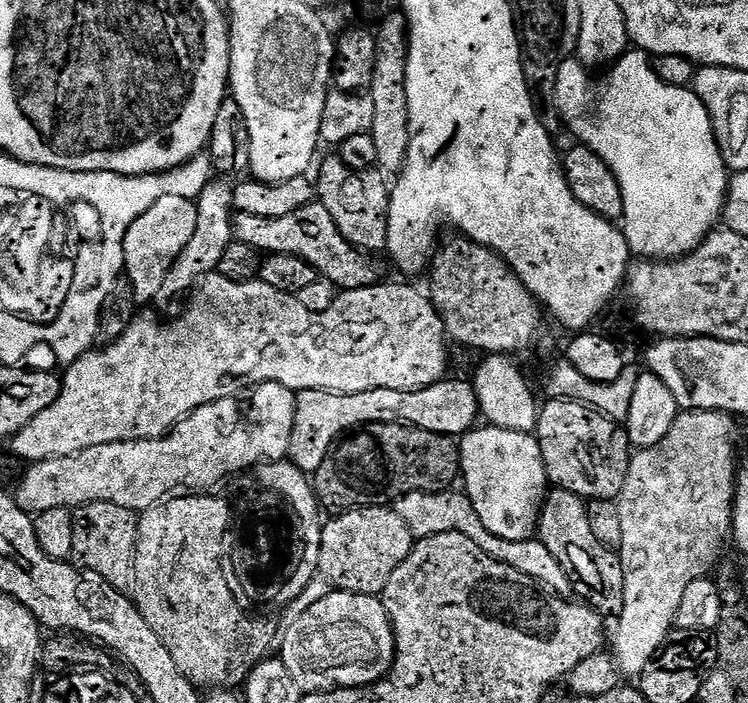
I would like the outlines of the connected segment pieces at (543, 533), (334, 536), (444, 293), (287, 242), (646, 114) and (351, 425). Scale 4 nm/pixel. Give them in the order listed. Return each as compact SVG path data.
M553 487L545 495L544 506L540 510L540 523L538 525L538 539L540 543L550 550L554 558L566 570L566 574L572 583L572 591L589 608L593 608L605 618L619 618L626 602L626 590L624 589L624 567L619 555L613 549L602 546L598 538L594 538L594 530L588 521L588 506L581 497L576 496L565 488Z
M392 506L374 508L351 508L348 512L333 515L332 520L320 529L320 553L318 554L318 572L322 580L333 589L367 596L380 596L386 590L386 582L390 582L390 574L406 562L412 552L414 537L410 526Z
M459 239L441 243L430 260L430 299L442 318L444 329L455 343L457 340L468 348L477 348L480 354L526 351L539 338L544 324L545 313L540 301L497 252L473 240Z
M318 202L302 206L302 210L294 210L294 214L286 214L286 218L254 218L254 214L236 212L232 231L235 243L250 246L258 253L290 254L302 258L302 262L310 262L317 277L329 280L337 289L372 288L381 283L380 268L372 261L375 259L346 242L334 218L330 218L330 210Z
M639 50L625 52L611 69L613 72L601 80L595 80L595 75L583 66L568 67L572 66L561 66L554 81L556 104L564 108L560 116L580 139L577 141L594 150L614 170L624 198L622 231L629 249L637 257L654 260L687 256L721 223L730 179L706 106L691 87L667 85L656 73L649 53Z
M445 378L417 392L406 390L366 390L362 394L342 394L326 390L302 390L296 393L294 430L290 434L287 459L298 470L314 474L326 454L345 434L366 424L412 424L439 436L463 438L481 419L476 389L464 380Z

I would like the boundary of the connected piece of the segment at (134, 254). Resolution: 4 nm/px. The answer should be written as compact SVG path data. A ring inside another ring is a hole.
M158 198L146 214L142 214L130 226L124 239L124 272L131 282L137 301L144 302L152 296L152 284L159 285L166 278L168 269L182 250L186 242L194 235L194 226L198 226L198 210L195 203L186 198Z

